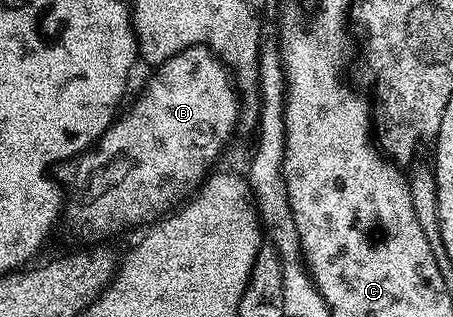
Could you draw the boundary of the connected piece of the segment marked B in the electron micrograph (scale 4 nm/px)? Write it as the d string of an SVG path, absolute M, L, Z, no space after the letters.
M187 47L177 55L167 56L161 63L164 64L153 73L152 80L137 97L136 107L130 108L125 115L123 112L88 150L69 162L59 164L58 179L66 188L67 199L62 215L84 239L93 235L96 238L93 240L108 241L119 231L143 228L167 216L173 208L200 190L210 169L217 166L216 158L231 141L236 122L241 122L242 99L233 72L209 47Z

